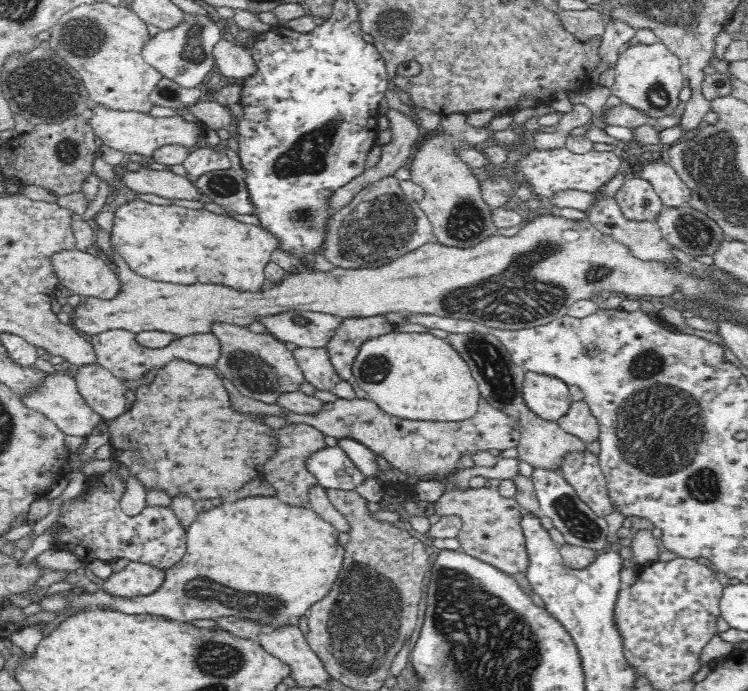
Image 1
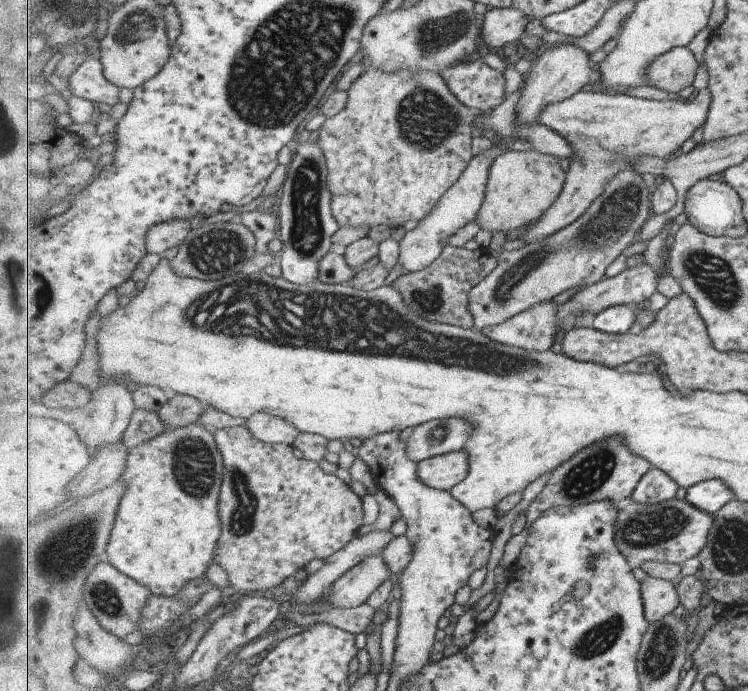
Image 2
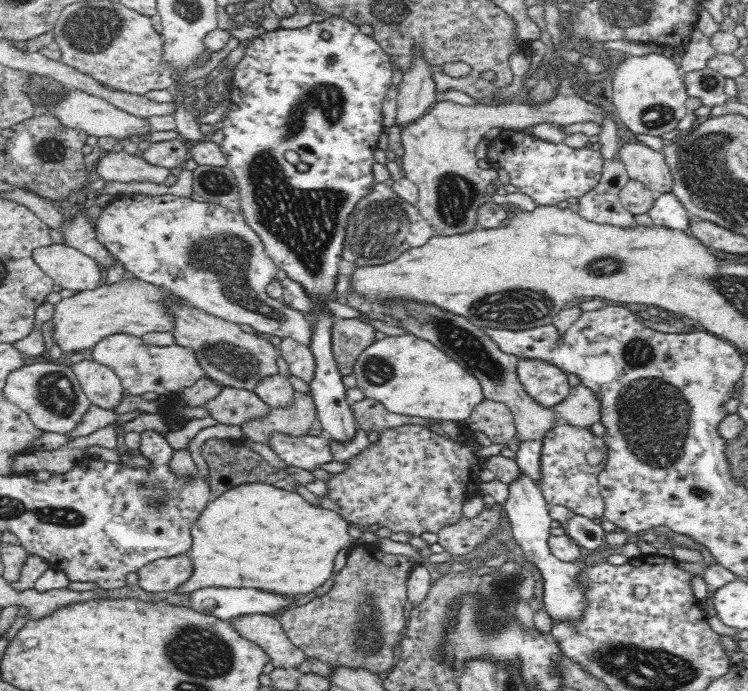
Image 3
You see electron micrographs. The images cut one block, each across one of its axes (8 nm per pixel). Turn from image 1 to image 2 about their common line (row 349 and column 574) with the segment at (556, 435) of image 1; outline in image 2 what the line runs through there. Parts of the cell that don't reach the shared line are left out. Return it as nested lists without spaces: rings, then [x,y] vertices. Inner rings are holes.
[[[613,436],[609,440],[601,440],[597,444],[585,448],[579,454],[574,455],[568,462],[559,466],[551,473],[545,490],[537,496],[537,500],[529,508],[529,524],[531,526],[551,508],[577,507],[595,503],[598,501],[612,501],[624,504],[630,501],[630,497],[644,479],[645,474],[652,470],[649,460],[633,454],[623,438]]]

